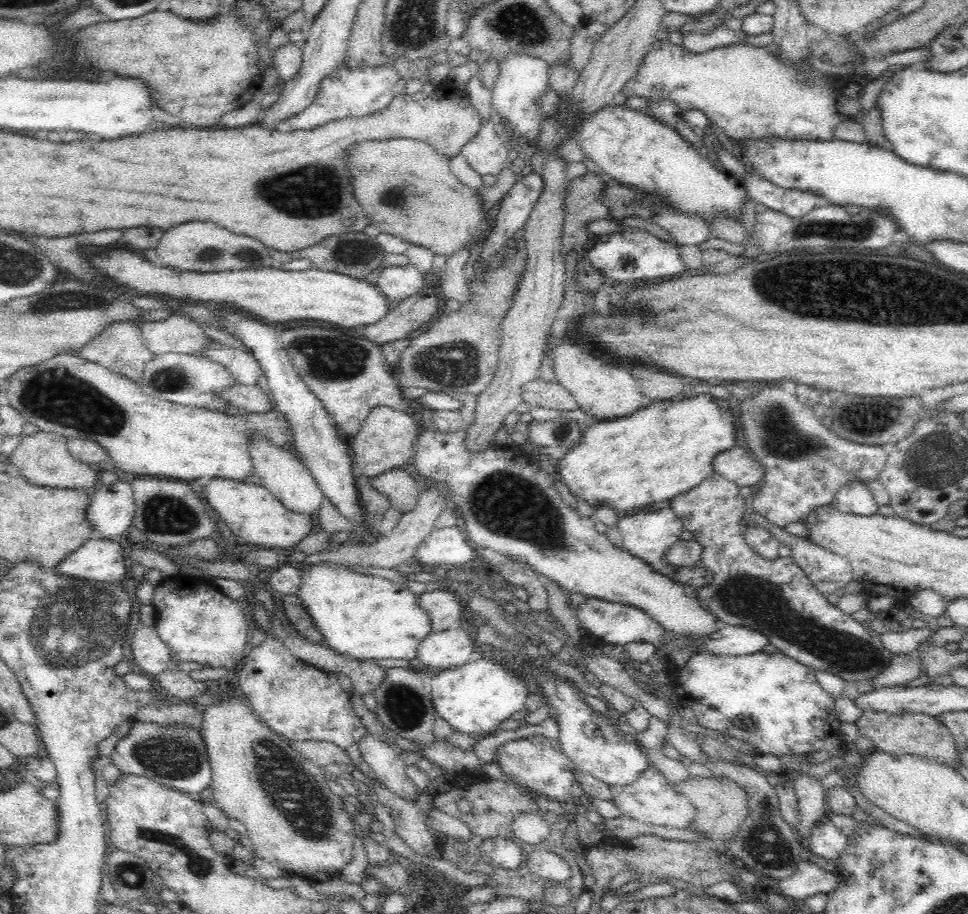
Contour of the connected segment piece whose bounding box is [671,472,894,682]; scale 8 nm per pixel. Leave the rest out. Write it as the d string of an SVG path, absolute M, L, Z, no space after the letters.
M713 472L694 488L671 499L671 509L683 520L683 530L694 534L692 540L703 548L698 564L713 577L712 582L691 589L694 597L700 600L709 614L716 617L719 624L746 627L764 634L768 644L776 646L780 654L792 657L804 667L836 674L845 682L876 677L888 666L894 654L874 637L866 623L858 623L852 615L842 614L836 606L830 605L790 557L767 560L748 547L743 532L749 523L749 501L740 496L738 487L725 476Z

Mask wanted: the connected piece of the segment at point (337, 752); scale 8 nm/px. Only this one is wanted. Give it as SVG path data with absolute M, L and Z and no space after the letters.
M288 740L288 745L302 757L322 768L332 763L344 766L351 762L346 749L337 747L332 742Z

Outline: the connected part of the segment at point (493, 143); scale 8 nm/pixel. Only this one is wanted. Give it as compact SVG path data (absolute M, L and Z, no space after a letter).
M483 120L479 133L462 147L461 154L480 176L496 176L504 168L509 155L508 149L500 142L493 123Z

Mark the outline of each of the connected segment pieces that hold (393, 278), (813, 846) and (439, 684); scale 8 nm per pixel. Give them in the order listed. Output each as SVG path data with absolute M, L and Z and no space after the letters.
M392 265L384 267L375 286L384 293L385 298L397 303L422 290L425 275L412 265Z
M828 818L814 825L810 832L804 844L812 854L828 860L842 856L847 845L847 836L840 832Z
M480 655L463 666L431 672L430 677L430 694L436 715L445 720L452 730L476 737L488 734L502 720L522 710L529 692L522 676L516 676L514 670L504 668L494 658Z

